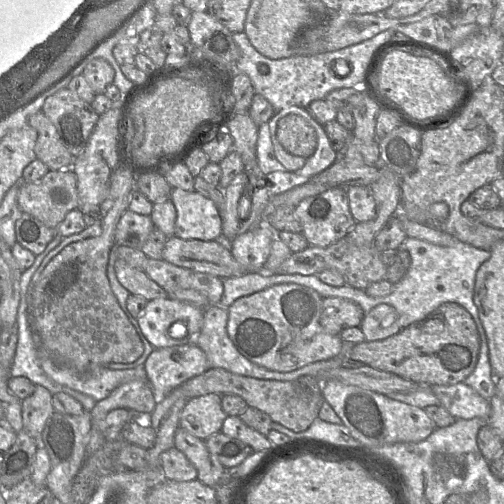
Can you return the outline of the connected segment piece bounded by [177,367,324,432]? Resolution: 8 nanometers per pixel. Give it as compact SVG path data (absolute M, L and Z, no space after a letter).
M209 367L204 373L195 376L177 389L188 399L193 399L210 393L219 395L234 394L243 398L249 407L257 408L268 414L272 421L294 431L303 432L309 428L318 417L322 402L322 389L306 388L296 380L276 381L262 380L233 374L222 368Z

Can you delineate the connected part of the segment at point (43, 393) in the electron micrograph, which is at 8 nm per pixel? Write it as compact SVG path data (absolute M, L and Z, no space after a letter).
M35 385L31 396L21 401L24 430L37 441L46 421L55 411L52 405L52 394L43 386Z

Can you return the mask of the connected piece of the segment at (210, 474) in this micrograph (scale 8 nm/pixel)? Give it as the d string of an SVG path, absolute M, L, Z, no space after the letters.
M178 427L174 434L174 447L181 451L197 470L197 480L214 487L220 480L224 467L211 455L204 440L196 438Z

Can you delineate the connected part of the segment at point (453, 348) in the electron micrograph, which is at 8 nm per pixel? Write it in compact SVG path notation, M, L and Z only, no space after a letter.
M445 302L424 319L382 340L363 341L350 348L350 361L393 373L418 385L455 385L474 371L480 336L471 314L460 304Z

